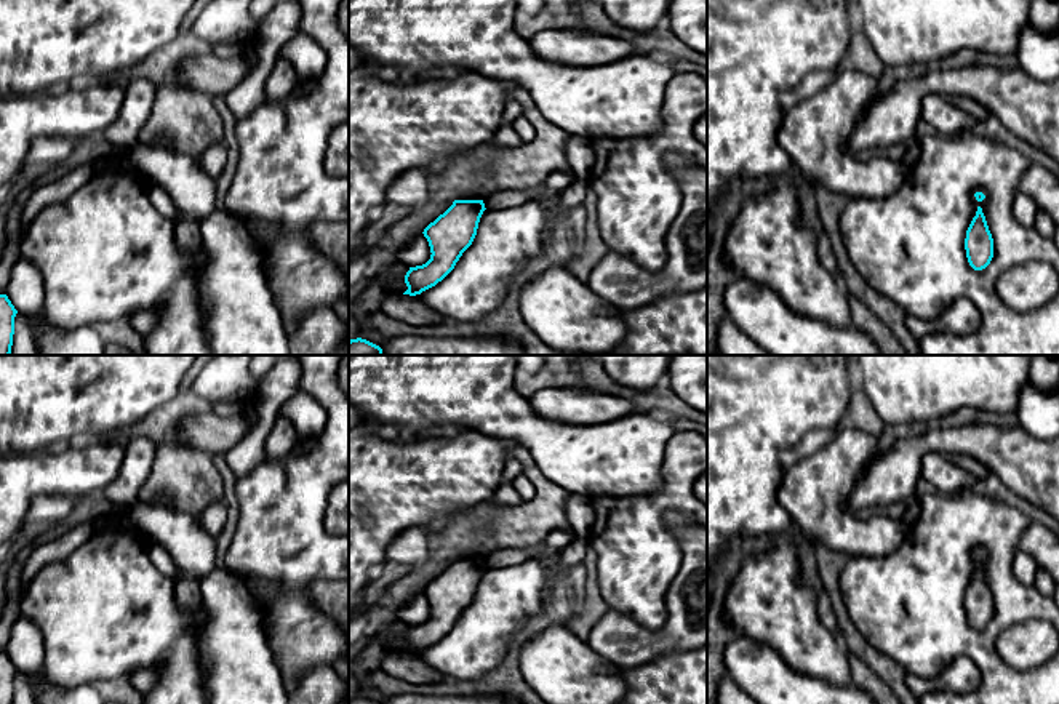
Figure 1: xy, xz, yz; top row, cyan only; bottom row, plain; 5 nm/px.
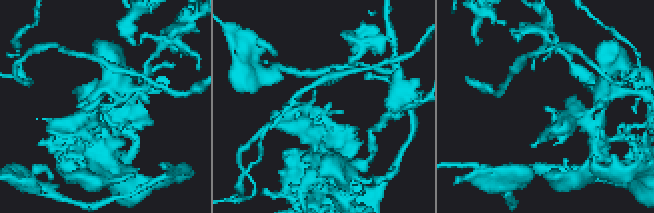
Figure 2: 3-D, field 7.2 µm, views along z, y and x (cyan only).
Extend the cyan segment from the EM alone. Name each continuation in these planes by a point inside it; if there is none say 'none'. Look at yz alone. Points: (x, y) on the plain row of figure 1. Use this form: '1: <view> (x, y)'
none

